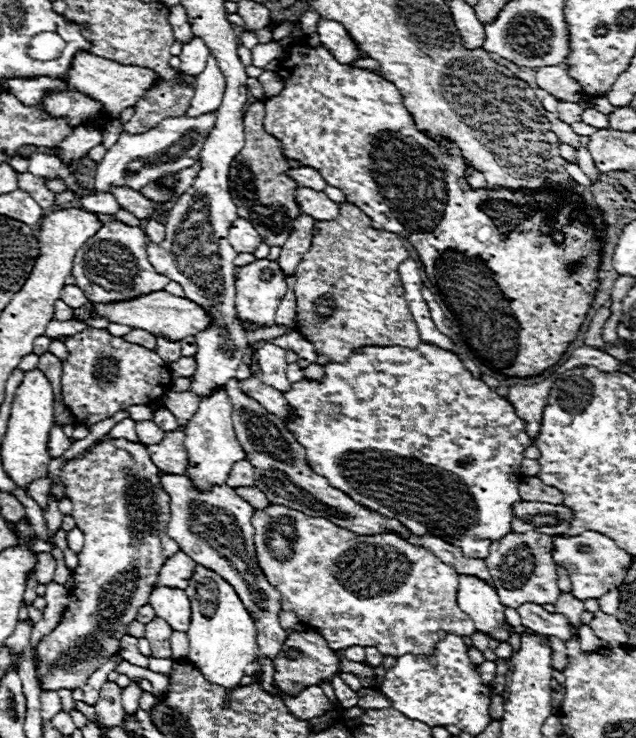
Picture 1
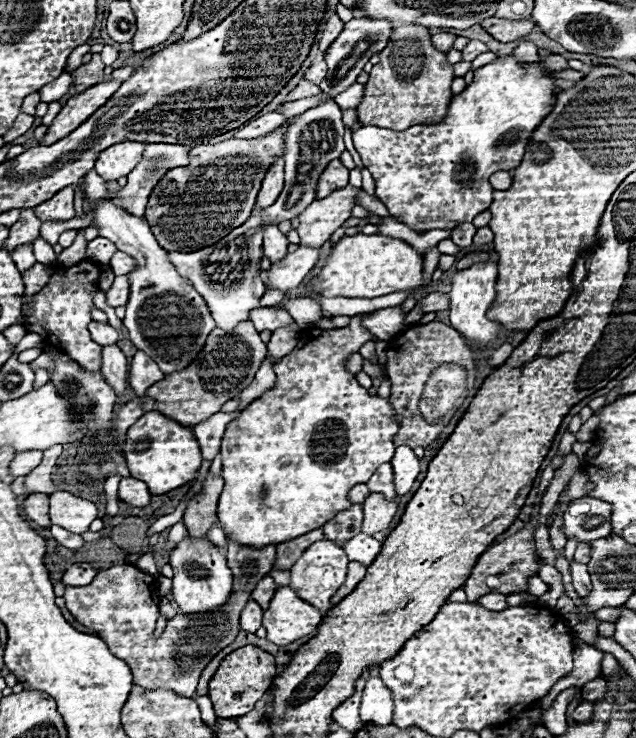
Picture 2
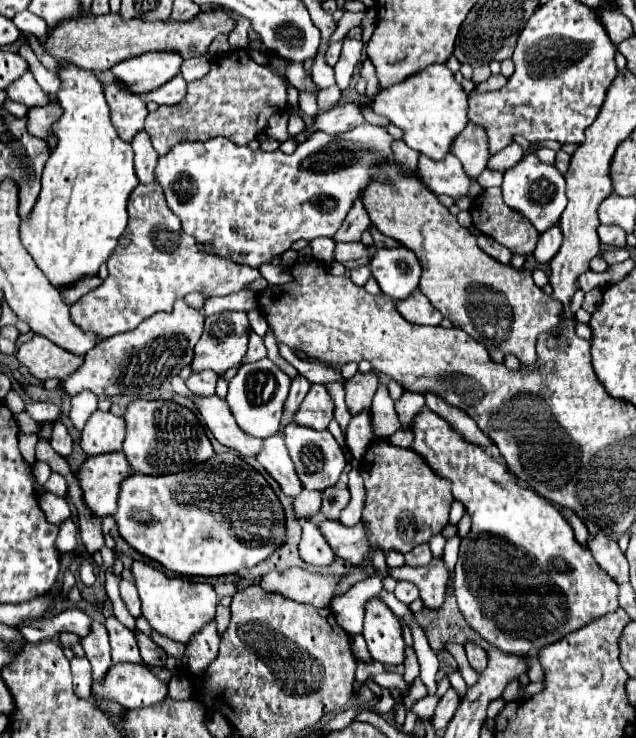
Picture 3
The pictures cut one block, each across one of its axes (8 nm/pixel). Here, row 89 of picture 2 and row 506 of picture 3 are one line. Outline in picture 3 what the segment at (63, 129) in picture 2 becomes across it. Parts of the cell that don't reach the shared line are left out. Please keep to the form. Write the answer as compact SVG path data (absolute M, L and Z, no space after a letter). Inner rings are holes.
M122 452L94 456L80 466L80 488L94 516L104 518L118 510L118 490L132 472Z

